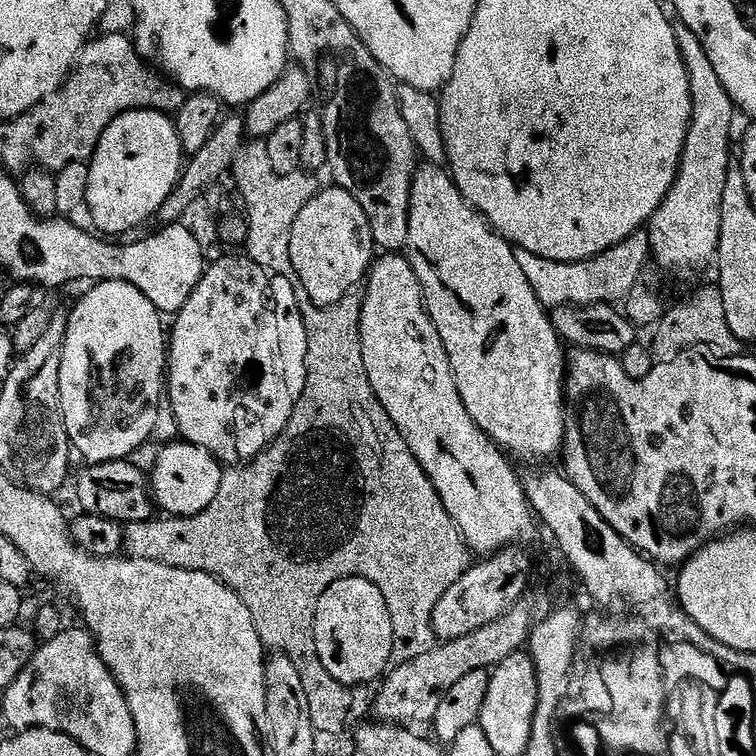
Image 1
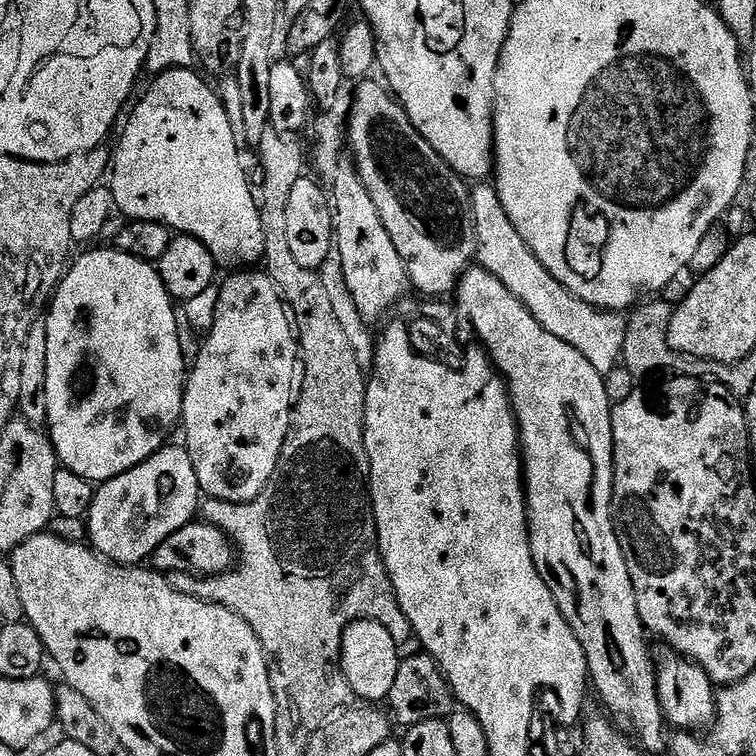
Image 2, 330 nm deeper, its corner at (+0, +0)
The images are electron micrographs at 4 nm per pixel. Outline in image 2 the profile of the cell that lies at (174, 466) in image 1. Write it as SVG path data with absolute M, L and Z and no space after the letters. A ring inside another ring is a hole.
M162 447L129 472L123 472L103 481L95 489L92 505L86 517L89 536L87 539L90 541L91 547L104 559L111 560L113 564L143 565L155 552L156 547L162 542L166 542L168 532L182 530L182 526L191 524L197 519L198 509L202 504L198 474L194 474L194 462L190 462L187 447L179 447Z

